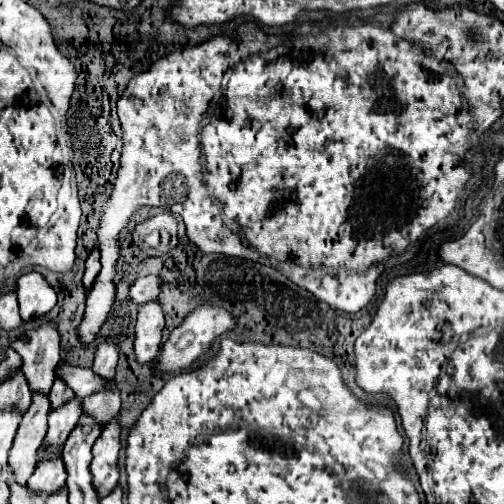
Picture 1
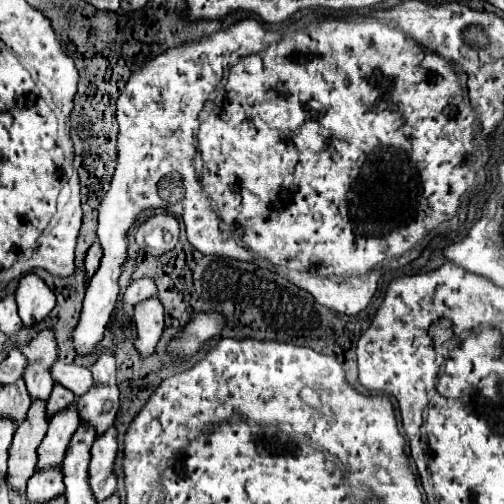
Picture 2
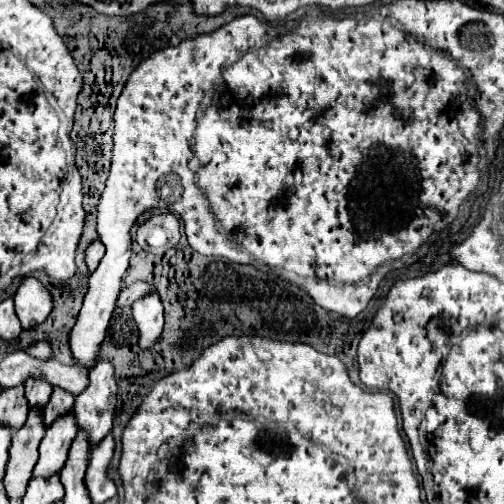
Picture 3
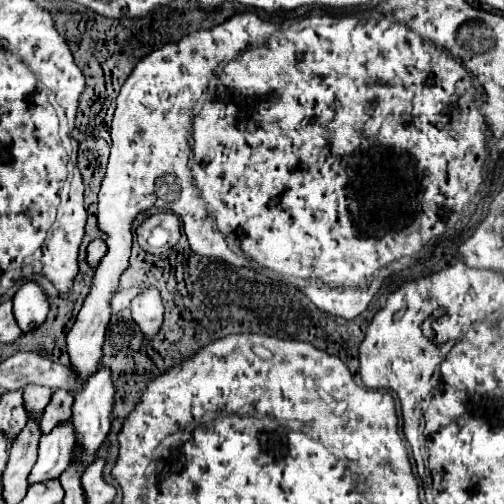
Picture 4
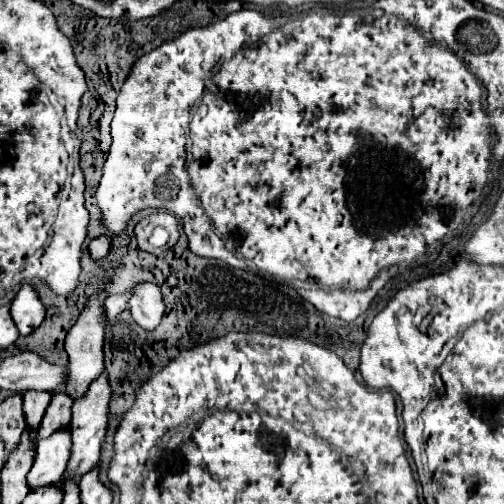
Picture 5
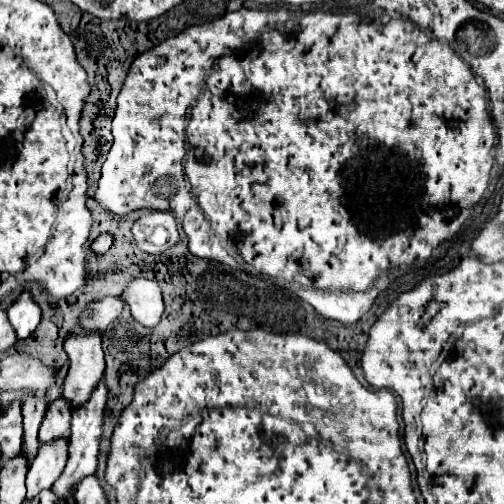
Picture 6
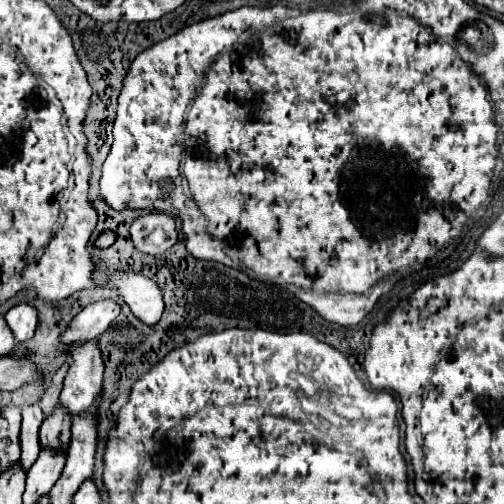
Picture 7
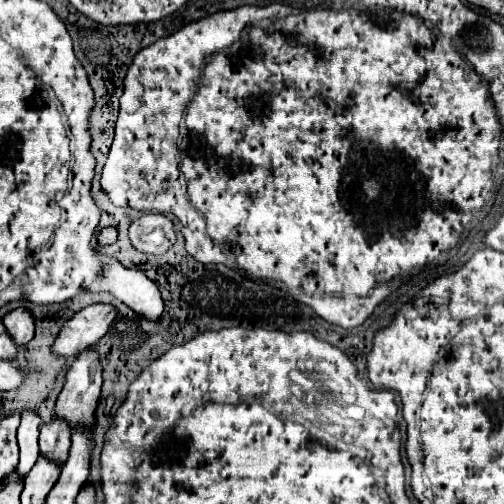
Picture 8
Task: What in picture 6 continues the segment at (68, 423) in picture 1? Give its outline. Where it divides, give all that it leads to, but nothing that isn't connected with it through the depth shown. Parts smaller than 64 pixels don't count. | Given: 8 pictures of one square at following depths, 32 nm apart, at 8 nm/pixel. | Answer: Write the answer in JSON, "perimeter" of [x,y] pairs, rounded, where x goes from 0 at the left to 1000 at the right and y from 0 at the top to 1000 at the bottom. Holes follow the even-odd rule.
{"perimeter":[[[99,873],[95,881],[79,877],[79,897],[60,921],[52,944],[52,988],[71,984],[87,968],[103,968],[103,960],[127,937],[127,921],[135,913],[135,873]]]}

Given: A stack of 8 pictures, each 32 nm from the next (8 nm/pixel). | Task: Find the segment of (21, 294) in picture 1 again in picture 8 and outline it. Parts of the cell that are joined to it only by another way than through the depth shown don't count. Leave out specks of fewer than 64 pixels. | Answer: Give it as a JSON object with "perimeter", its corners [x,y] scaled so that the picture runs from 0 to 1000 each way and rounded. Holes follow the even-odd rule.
{"perimeter":[[[48,607],[28,611],[8,627],[8,647],[32,683],[52,683],[56,675],[63,675],[71,651],[67,639],[71,639],[67,623]]]}

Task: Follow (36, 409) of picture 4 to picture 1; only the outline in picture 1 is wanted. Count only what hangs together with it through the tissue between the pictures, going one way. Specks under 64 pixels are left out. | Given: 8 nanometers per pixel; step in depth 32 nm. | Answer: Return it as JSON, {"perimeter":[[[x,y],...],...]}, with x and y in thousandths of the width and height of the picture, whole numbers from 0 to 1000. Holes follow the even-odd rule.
{"perimeter":[[[87,639],[52,655],[48,667],[20,679],[20,690],[44,706],[44,738],[52,742],[63,778],[95,782],[107,758],[107,730],[123,714],[123,683],[111,639]]]}

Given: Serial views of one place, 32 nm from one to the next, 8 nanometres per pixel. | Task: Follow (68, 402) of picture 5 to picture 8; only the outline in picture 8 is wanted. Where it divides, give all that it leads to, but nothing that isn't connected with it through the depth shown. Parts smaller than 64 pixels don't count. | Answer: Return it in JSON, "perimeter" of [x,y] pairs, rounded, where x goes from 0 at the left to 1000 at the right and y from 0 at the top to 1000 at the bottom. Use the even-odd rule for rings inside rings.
{"perimeter":[[[119,829],[87,837],[79,849],[79,901],[127,917],[139,893],[139,841]]]}

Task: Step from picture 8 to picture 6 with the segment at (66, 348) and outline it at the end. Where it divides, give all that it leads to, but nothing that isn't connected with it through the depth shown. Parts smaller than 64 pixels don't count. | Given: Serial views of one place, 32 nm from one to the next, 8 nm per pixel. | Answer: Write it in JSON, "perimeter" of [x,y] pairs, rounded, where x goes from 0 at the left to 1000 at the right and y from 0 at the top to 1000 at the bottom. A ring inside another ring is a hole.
{"perimeter":[[[210,587],[198,599],[175,603],[175,611],[159,627],[159,643],[167,651],[206,655],[222,635],[234,631],[242,611],[246,611],[246,591],[242,587]]]}

